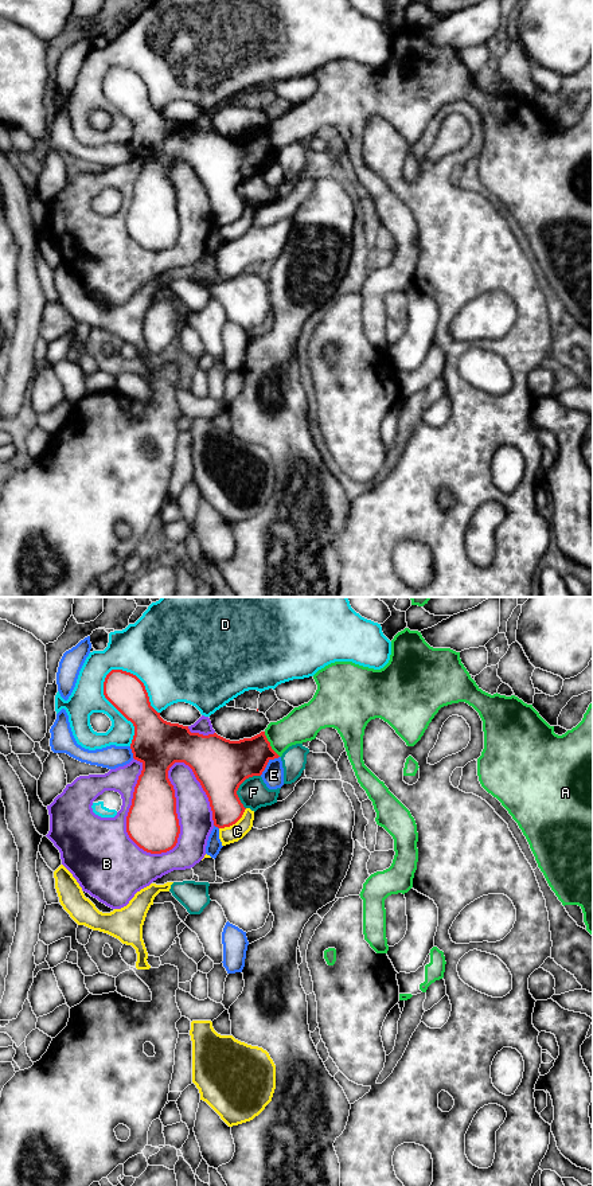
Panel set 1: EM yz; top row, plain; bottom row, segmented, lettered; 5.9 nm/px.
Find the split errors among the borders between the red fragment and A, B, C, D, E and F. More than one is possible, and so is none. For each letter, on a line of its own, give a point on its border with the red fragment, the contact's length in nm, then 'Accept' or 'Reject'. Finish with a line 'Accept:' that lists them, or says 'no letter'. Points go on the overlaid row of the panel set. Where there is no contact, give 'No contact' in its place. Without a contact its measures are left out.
A: Touches red at yz (269, 744). Shared border 180 nm. Reject
B: Touches red at yz (179, 831). Shared border 650 nm. Reject
C: Touches red at yz (234, 823). Shared border 200 nm. Reject
D: Touches red at yz (116, 707). Shared border 480 nm. Reject
E: Touches red at yz (266, 764). Shared border 170 nm. Reject
F: Touches red at yz (238, 787). Shared border 220 nm. Reject
Accept: no letter

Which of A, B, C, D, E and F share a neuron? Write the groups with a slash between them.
A / B C / D / E / F

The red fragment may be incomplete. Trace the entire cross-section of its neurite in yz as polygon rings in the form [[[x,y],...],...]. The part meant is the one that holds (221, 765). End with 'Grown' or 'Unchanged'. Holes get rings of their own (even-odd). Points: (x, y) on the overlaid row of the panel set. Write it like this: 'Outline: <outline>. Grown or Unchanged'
Outline: [[[112,670],[104,682],[104,695],[134,726],[130,749],[133,758],[143,764],[143,770],[126,816],[126,832],[147,853],[167,853],[177,843],[180,826],[176,797],[168,779],[168,770],[175,762],[184,762],[192,769],[208,797],[214,826],[225,828],[235,824],[246,809],[237,795],[239,785],[249,777],[261,776],[268,762],[280,757],[272,749],[265,732],[251,738],[230,741],[216,733],[191,733],[188,726],[164,721],[151,706],[144,683],[130,672]]]. Unchanged

